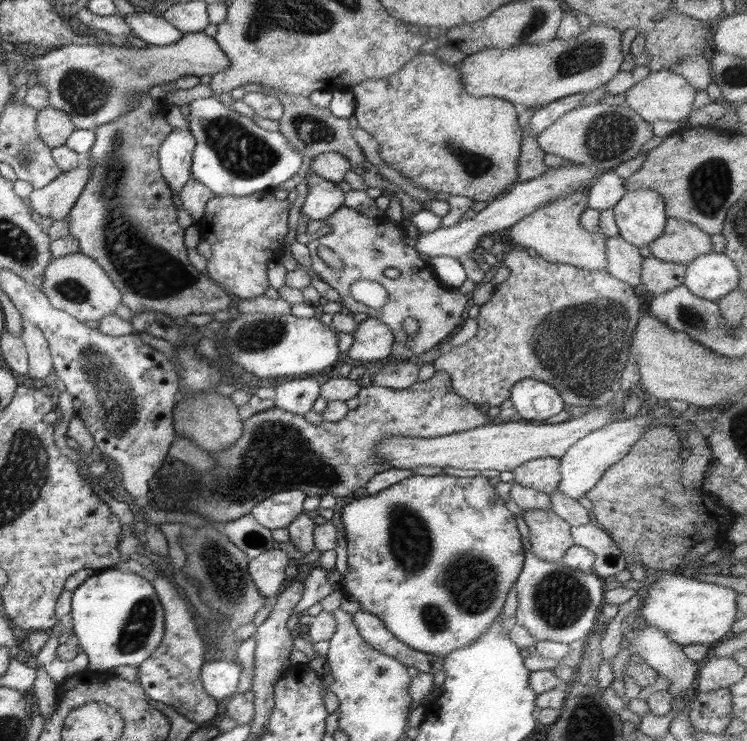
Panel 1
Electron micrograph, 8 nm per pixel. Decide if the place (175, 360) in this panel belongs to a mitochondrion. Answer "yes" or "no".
no

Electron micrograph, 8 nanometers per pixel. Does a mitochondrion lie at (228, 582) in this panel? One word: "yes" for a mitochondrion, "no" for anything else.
yes

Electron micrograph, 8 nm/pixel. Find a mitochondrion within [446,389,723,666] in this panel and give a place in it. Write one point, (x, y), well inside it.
(560, 599)

